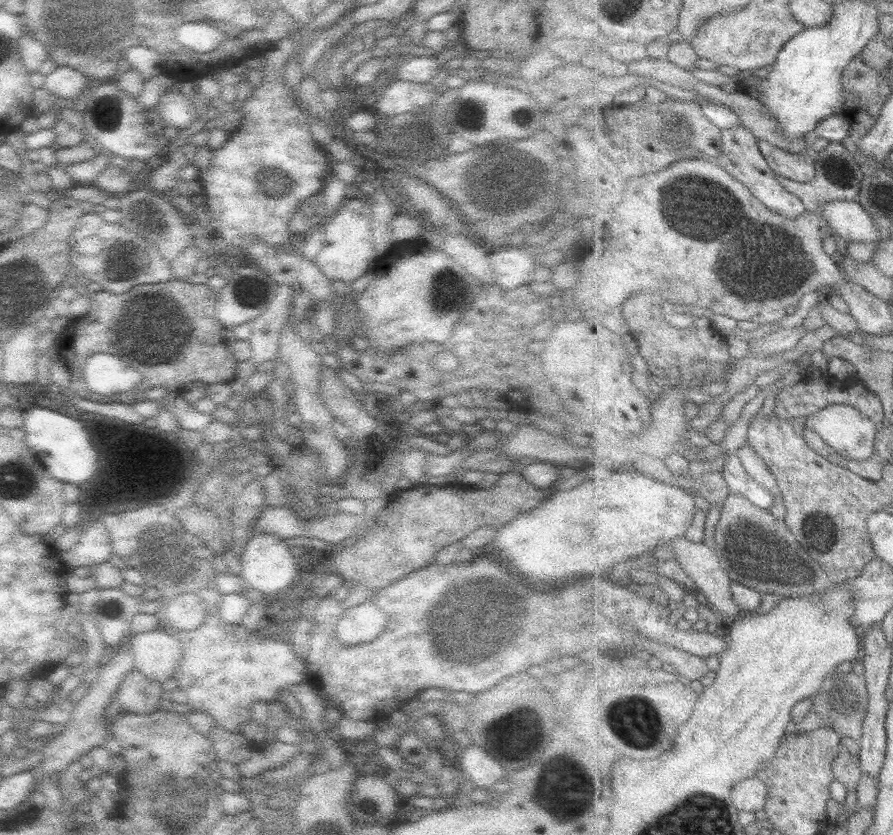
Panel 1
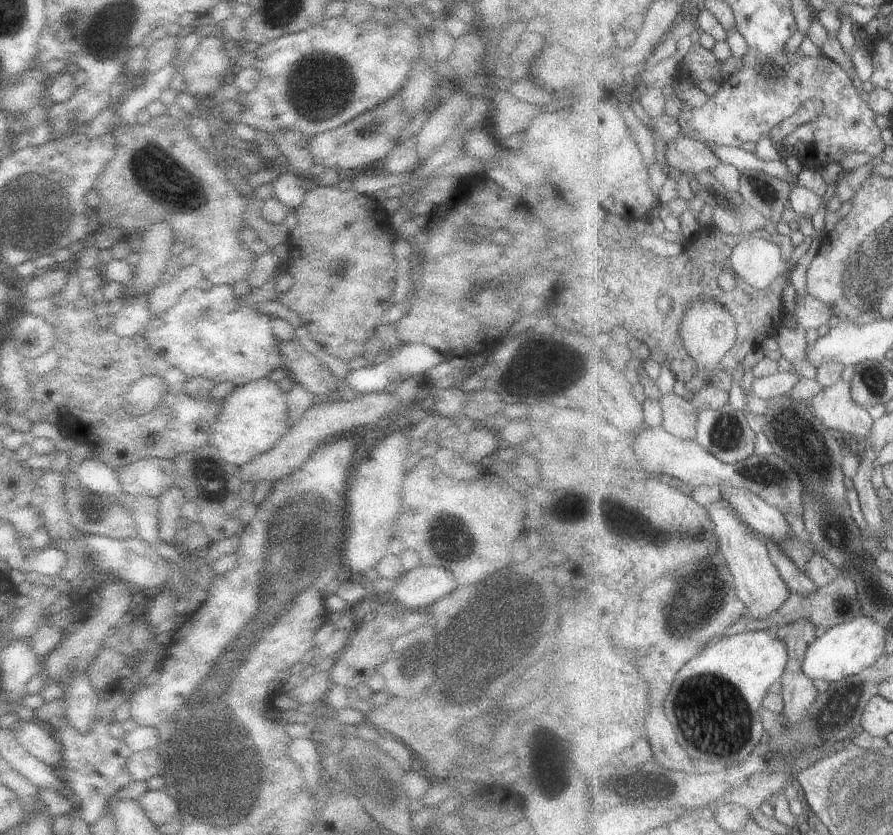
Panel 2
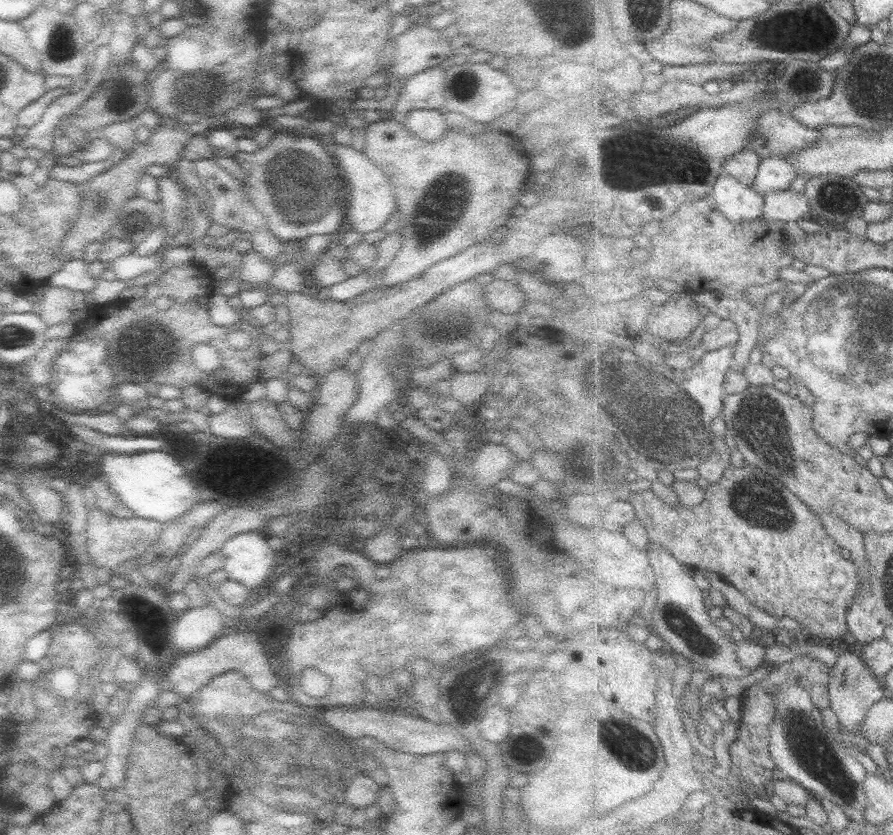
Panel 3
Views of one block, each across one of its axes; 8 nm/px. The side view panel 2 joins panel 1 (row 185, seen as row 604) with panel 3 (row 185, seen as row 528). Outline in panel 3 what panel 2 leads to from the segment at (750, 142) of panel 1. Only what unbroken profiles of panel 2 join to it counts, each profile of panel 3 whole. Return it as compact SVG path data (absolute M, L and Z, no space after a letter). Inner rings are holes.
M723 174L717 179L715 190L711 192L711 198L716 202L717 210L723 212L727 219L733 222L754 221L763 217L763 209L765 209L765 197L763 193L756 191L753 187L739 182L736 178Z

